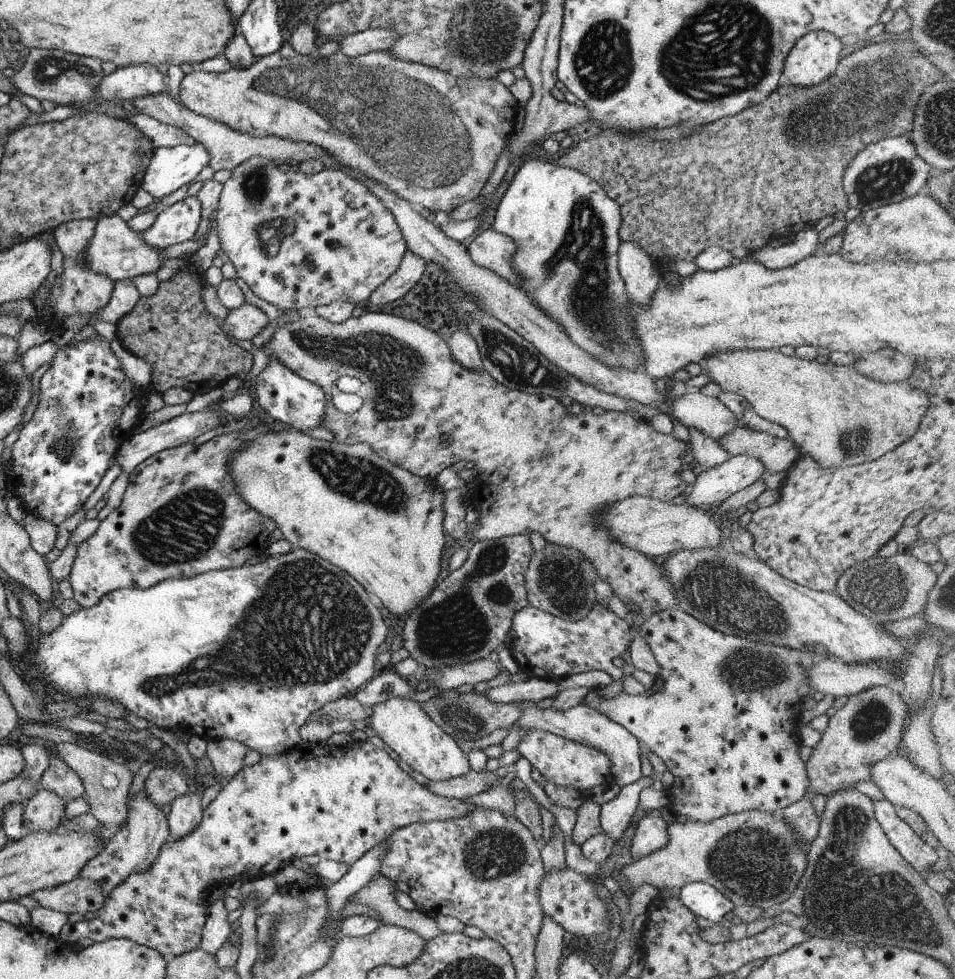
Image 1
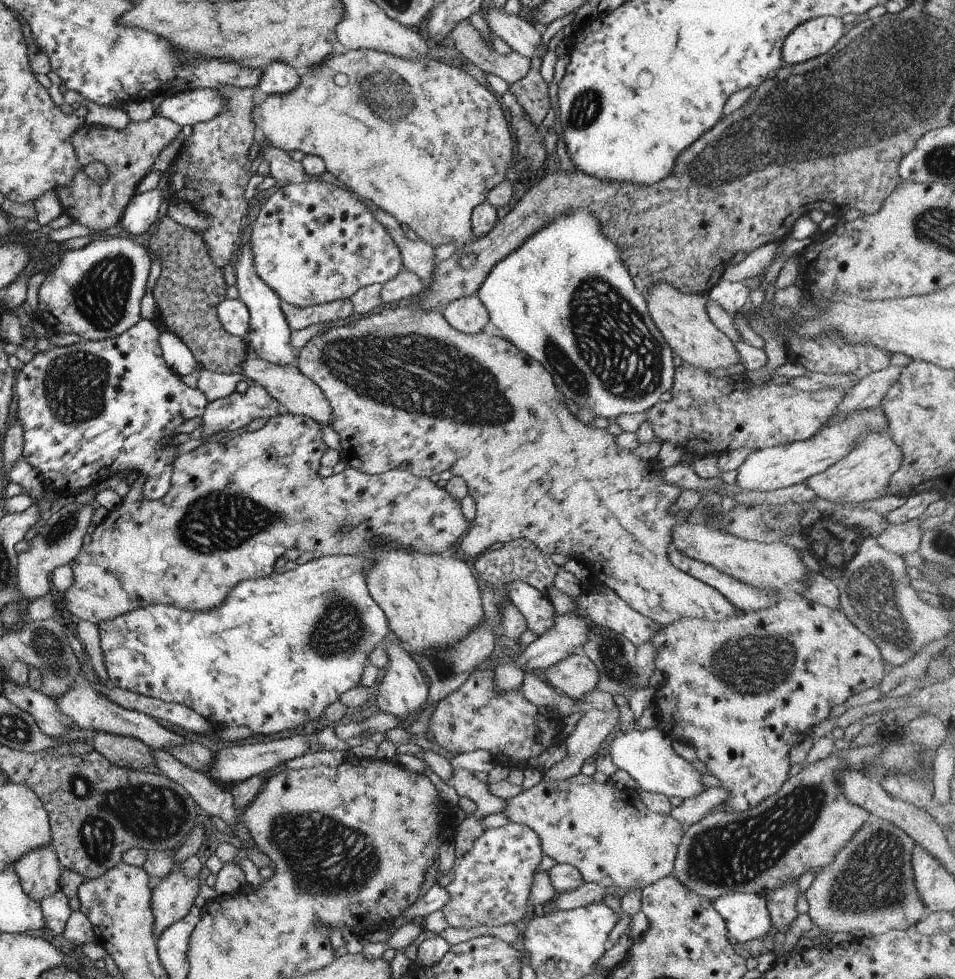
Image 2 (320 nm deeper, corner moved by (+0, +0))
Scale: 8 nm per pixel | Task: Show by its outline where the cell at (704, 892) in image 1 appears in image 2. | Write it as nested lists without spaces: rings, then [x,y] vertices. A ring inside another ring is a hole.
[[[729,893],[712,902],[715,912],[723,919],[722,927],[737,942],[749,942],[769,934],[770,916],[762,895]]]

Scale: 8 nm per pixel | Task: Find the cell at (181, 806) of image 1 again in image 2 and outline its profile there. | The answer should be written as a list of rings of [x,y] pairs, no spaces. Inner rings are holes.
[[[171,870],[151,891],[152,931],[158,938],[161,931],[181,918],[193,914],[194,898],[201,879],[187,879],[182,871]]]

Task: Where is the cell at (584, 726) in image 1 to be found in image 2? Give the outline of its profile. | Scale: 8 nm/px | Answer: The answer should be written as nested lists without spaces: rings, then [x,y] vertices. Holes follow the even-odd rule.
[[[659,728],[633,729],[625,734],[616,733],[605,740],[605,750],[619,770],[625,770],[638,784],[641,791],[659,793],[671,798],[693,798],[701,794],[706,786],[701,783],[701,773],[690,762],[671,749],[670,738]]]

